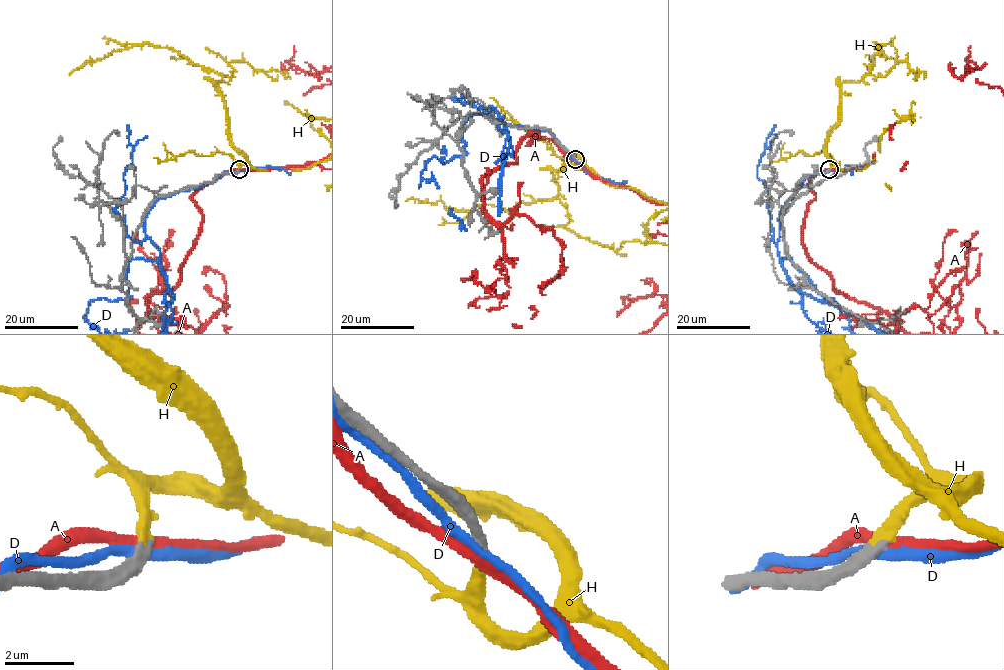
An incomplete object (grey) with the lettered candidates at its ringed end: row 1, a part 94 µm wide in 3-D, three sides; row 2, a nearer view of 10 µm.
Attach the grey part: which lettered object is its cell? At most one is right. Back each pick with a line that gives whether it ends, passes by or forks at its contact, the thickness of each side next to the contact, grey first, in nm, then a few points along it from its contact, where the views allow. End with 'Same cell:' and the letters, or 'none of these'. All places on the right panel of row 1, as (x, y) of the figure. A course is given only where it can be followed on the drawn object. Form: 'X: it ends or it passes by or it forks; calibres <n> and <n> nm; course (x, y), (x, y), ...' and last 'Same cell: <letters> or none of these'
H: it ends; calibres 360 and 340 nm
Same cell: H

